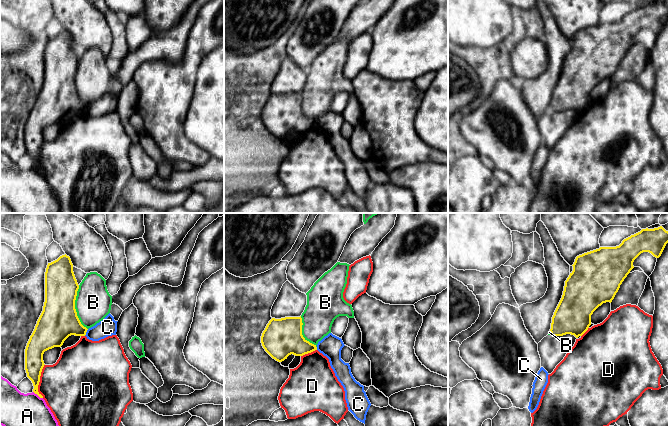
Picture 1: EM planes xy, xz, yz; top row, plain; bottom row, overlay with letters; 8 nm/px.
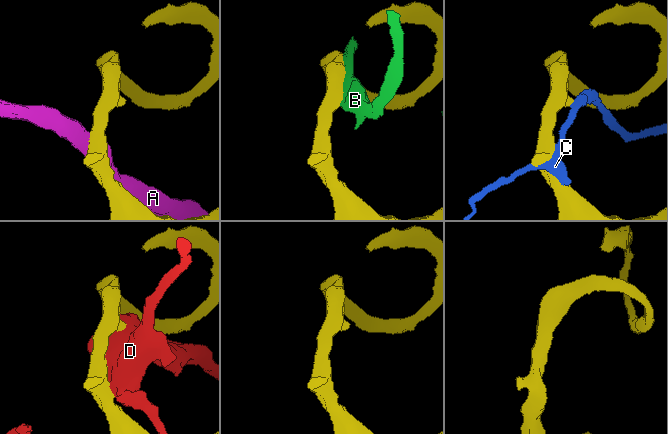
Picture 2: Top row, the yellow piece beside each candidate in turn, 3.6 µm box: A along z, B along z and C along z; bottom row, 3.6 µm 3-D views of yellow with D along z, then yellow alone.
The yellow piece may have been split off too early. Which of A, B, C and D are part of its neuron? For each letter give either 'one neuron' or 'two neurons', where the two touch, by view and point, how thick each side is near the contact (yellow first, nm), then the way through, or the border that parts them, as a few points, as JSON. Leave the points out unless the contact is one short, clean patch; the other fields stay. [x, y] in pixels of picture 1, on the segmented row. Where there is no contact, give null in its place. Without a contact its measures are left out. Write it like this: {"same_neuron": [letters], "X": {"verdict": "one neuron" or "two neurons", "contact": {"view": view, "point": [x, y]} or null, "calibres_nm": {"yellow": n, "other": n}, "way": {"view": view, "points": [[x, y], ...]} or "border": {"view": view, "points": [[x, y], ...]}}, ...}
{"same_neuron": ["B"], "A": {"verdict": "two neurons", "contact": {"view": "xy", "point": [38, 395]}, "calibres_nm": {"yellow": 140, "other": 300}, "border": {"view": "xy", "points": [[33, 391], [42, 398]]}}, "B": {"verdict": "one neuron", "contact": {"view": "xy", "point": [74, 307]}, "calibres_nm": {"yellow": 300, "other": 300}}, "C": {"verdict": "two neurons", "contact": {"view": "xy", "point": [86, 331]}, "calibres_nm": {"yellow": 300, "other": 140}}, "D": {"verdict": "two neurons", "contact": {"view": "xy", "point": [39, 381]}, "calibres_nm": {"yellow": 150, "other": 460}}}

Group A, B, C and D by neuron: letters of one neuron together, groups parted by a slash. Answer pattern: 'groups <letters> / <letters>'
groups A / B / C / D

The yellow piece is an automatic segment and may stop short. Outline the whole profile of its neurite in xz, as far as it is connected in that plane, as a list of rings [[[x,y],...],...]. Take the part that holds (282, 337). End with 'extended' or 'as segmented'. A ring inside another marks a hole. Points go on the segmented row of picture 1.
[[[337,262],[325,272],[306,293],[307,305],[300,317],[272,318],[261,336],[265,351],[276,361],[282,362],[291,354],[303,356],[317,350],[317,344],[331,333],[334,320],[339,316],[354,318],[352,305],[343,298],[347,284],[349,264]]]; extended

